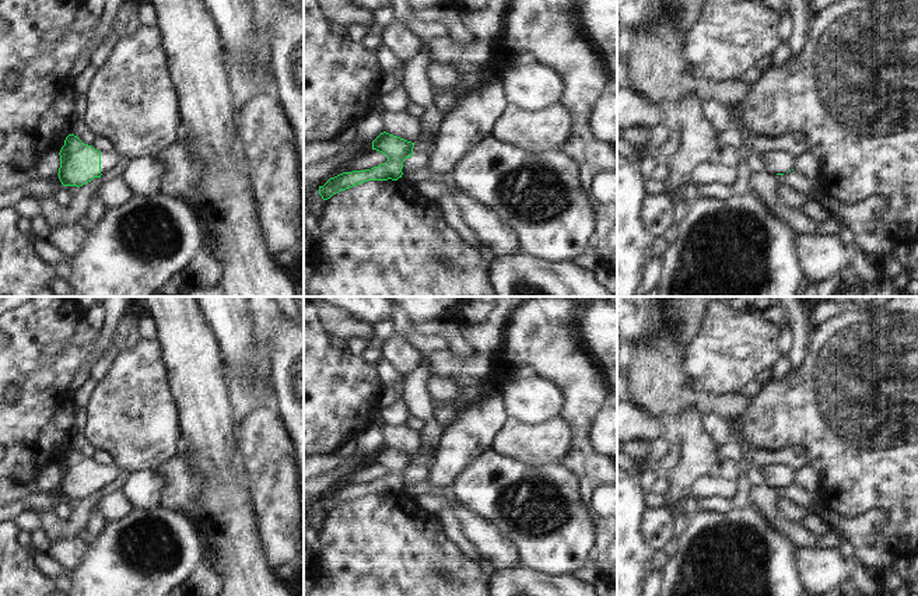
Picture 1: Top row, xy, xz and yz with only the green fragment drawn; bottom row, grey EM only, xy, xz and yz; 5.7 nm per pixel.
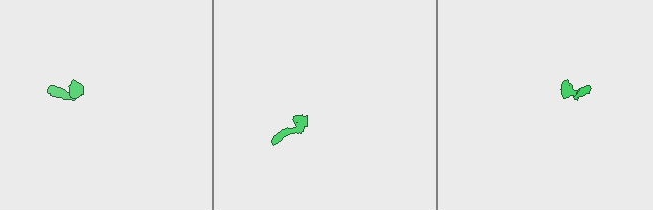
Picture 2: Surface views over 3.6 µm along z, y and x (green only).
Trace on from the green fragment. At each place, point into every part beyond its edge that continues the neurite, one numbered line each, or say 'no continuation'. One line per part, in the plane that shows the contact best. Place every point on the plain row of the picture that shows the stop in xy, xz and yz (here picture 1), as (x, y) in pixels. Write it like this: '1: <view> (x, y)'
1: xy (108, 473)

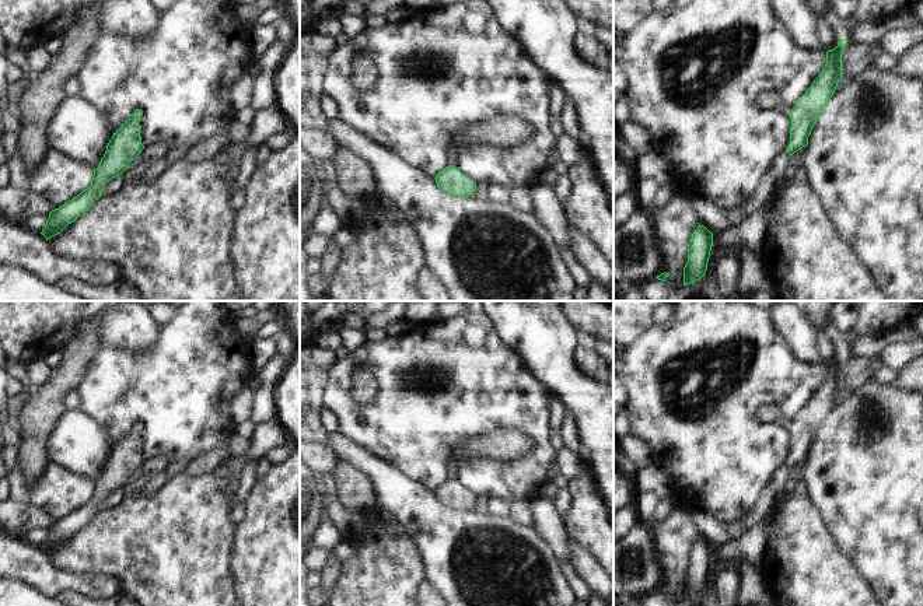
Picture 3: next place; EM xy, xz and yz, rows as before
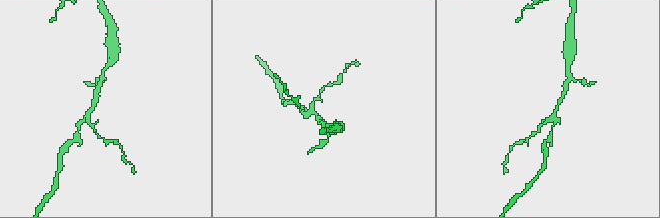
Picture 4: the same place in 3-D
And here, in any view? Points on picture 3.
1: yz (768, 413)

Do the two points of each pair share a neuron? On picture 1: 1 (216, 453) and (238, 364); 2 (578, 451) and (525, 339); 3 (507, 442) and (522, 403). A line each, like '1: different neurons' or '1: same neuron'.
1: different neurons
2: same neuron
3: different neurons

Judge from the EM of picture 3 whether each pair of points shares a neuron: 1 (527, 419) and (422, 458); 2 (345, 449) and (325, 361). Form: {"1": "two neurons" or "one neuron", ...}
{"1": "one neuron", "2": "two neurons"}

